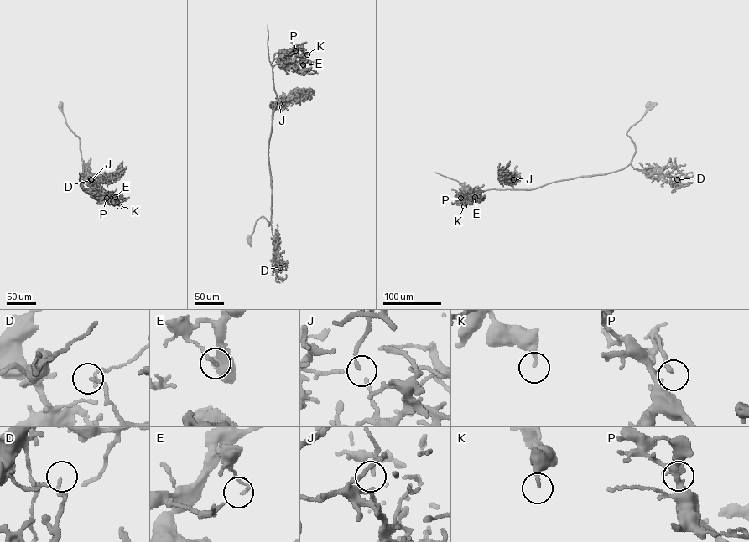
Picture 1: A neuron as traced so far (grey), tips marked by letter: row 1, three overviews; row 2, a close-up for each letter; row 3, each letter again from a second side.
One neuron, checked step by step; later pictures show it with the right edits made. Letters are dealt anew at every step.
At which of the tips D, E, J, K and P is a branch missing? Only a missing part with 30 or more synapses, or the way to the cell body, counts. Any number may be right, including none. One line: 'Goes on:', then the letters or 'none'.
Goes on: K

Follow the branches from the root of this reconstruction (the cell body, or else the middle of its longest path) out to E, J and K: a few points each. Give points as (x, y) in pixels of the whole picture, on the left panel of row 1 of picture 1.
E: (60, 106), (67, 126), (80, 139), (80, 182), (88, 189), (84, 191), (100, 198), (115, 197)
J: (60, 106), (67, 126), (80, 139), (83, 173), (80, 182), (84, 189), (82, 184), (91, 179)
K: (60, 106), (67, 126), (80, 139), (80, 182), (88, 189), (84, 191), (119, 206)

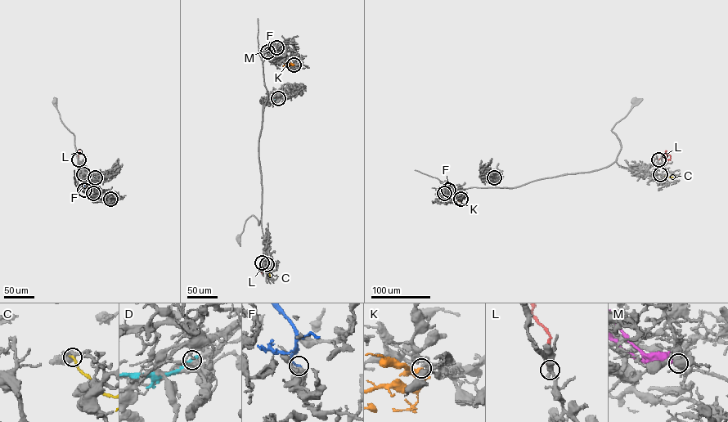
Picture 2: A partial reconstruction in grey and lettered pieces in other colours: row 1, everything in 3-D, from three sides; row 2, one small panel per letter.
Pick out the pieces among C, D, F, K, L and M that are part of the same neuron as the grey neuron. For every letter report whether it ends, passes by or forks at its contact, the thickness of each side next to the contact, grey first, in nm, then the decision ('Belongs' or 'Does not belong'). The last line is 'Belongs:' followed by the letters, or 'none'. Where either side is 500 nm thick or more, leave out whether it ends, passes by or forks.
C: It ends there. Thickness 240 nm (grey) against 240 nm. Does not belong
D: It ends there. Thickness 300 nm (grey) against 320 nm. Does not belong
F: Thickness 700 nm (grey) against 240 nm. Does not belong
K: Thickness 200 nm (grey) against 650 nm. Belongs
L: It ends there. Thickness 200 nm (grey) against 240 nm. Does not belong
M: It ends there. Thickness 200 nm (grey) against 360 nm. Does not belong
Belongs: K

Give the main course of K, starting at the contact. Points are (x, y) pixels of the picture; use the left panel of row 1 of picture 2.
K: (110, 199), (105, 200), (99, 198)

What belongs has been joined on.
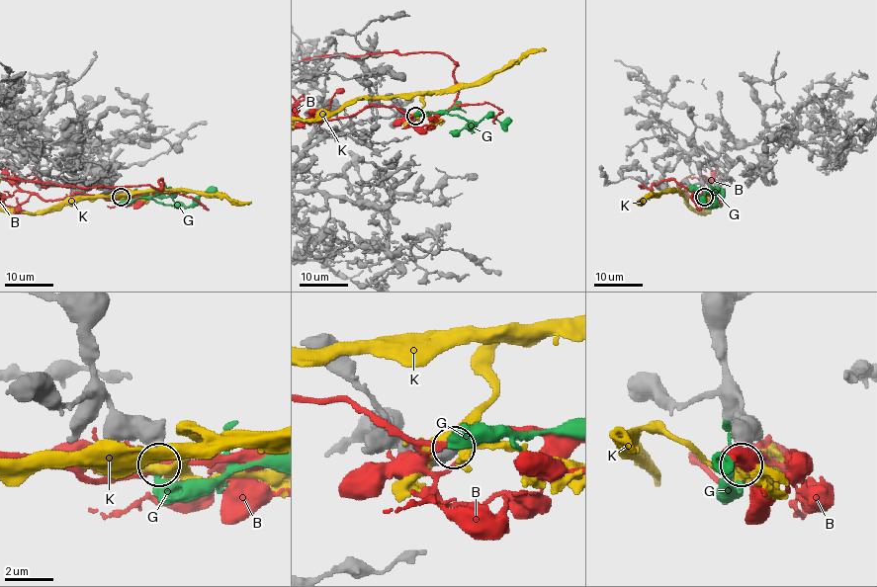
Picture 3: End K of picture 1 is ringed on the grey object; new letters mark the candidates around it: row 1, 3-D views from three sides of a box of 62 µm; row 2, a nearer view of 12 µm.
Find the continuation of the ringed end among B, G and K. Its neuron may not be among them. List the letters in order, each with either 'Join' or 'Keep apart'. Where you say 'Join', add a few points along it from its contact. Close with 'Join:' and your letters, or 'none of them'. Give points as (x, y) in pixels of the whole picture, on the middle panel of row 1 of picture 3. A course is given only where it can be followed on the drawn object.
B: Keep apart
G: Join. Its course: (416, 116), (447, 113), (468, 121), (480, 122), (494, 117), (500, 122), (511, 121)
K: Keep apart
Join: G

